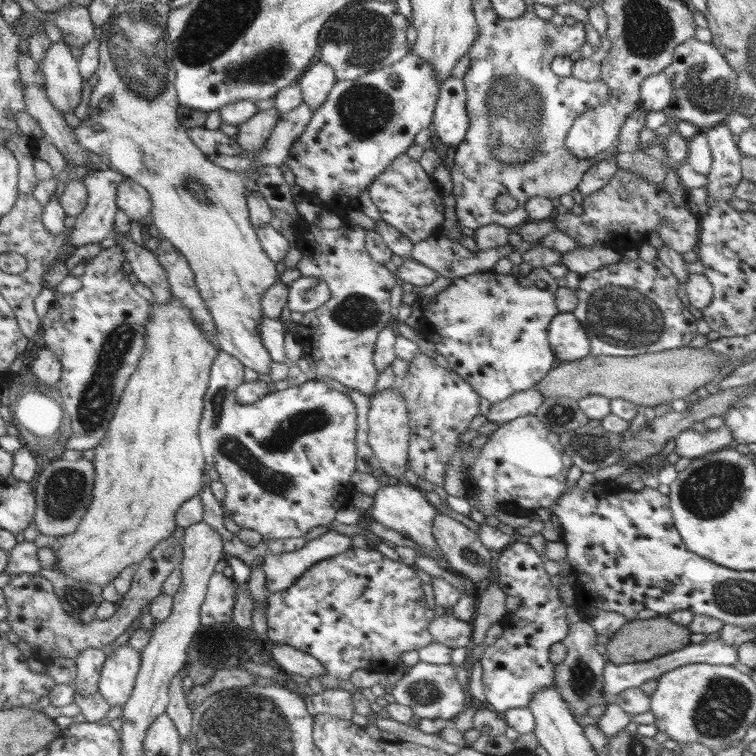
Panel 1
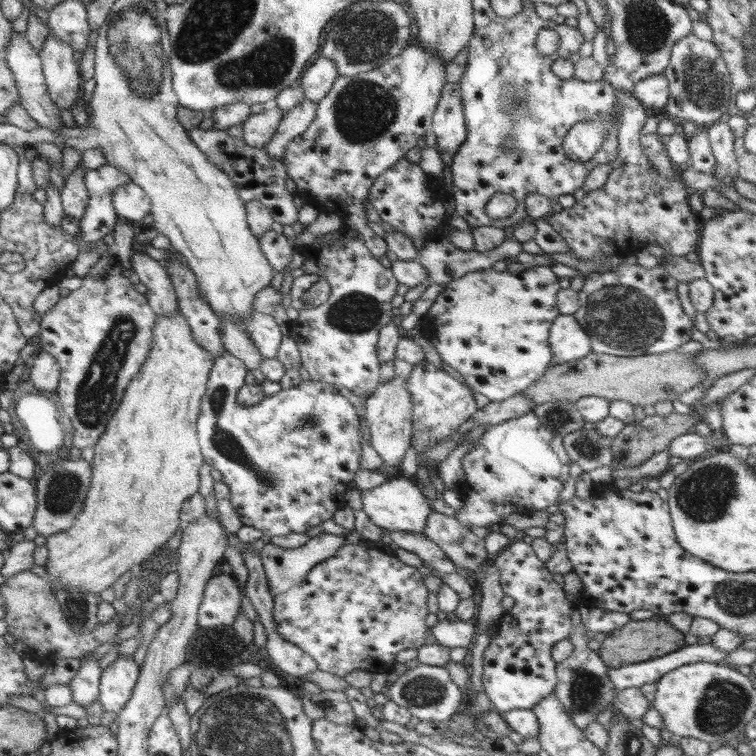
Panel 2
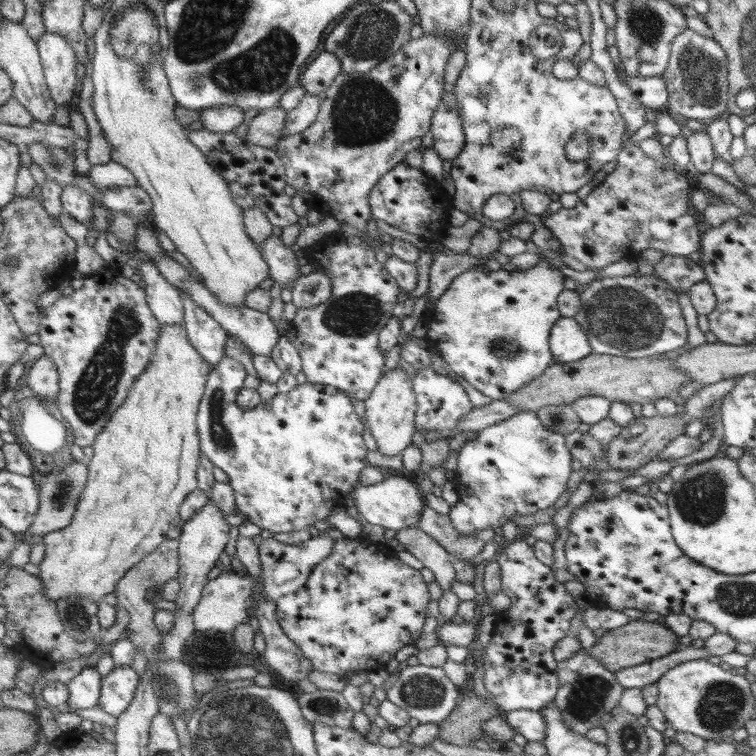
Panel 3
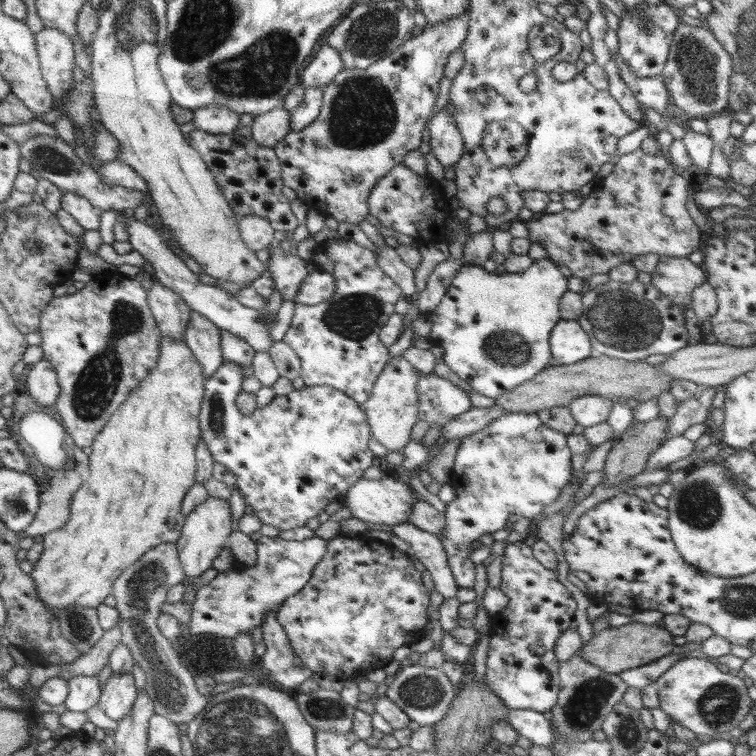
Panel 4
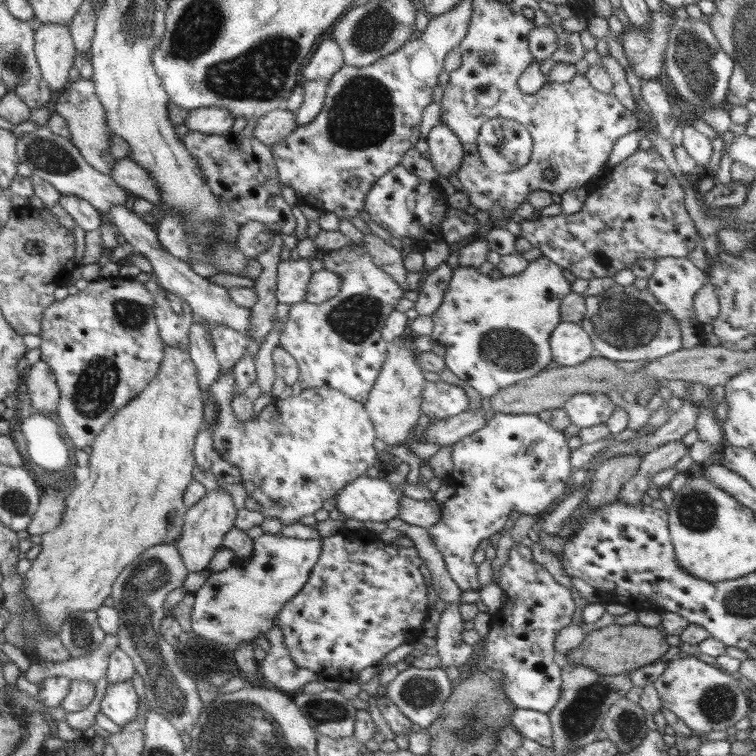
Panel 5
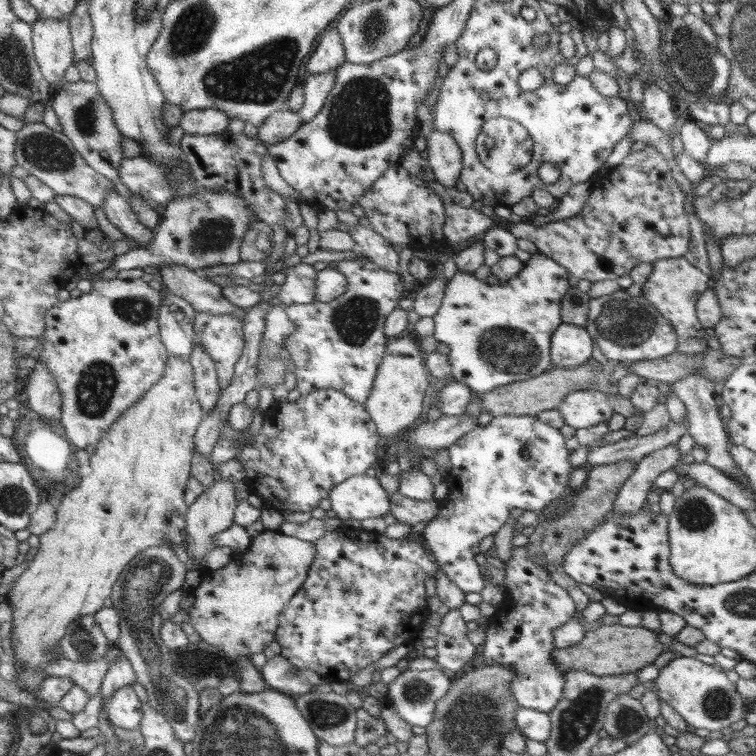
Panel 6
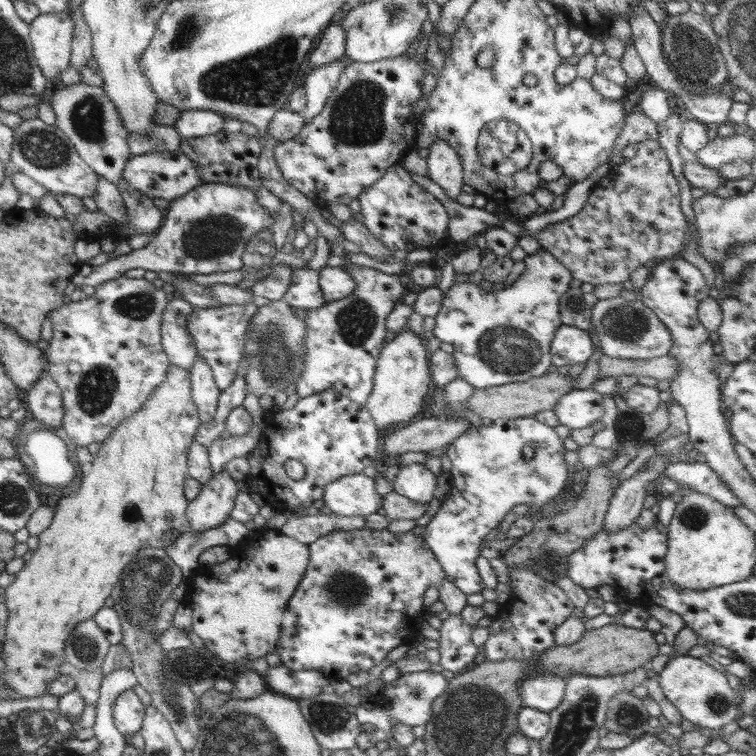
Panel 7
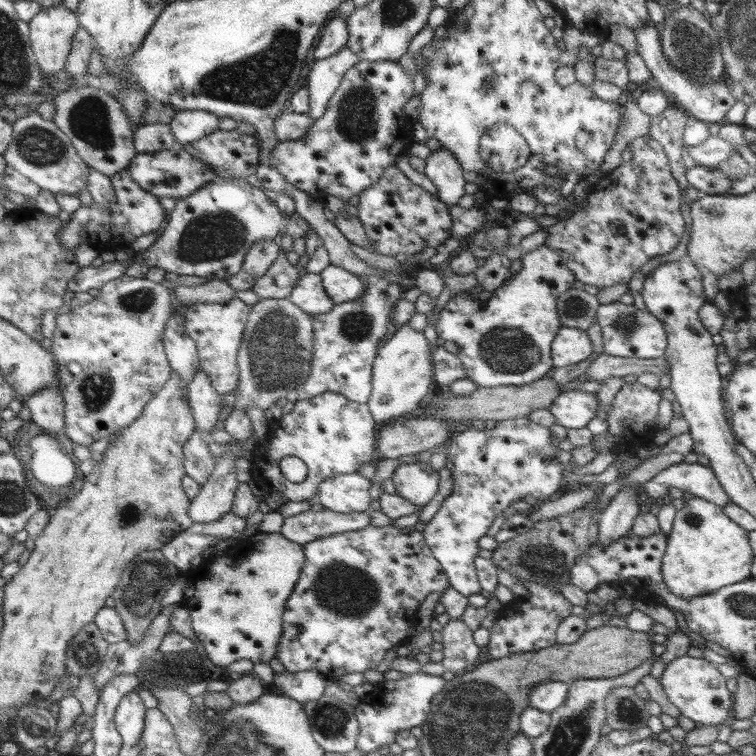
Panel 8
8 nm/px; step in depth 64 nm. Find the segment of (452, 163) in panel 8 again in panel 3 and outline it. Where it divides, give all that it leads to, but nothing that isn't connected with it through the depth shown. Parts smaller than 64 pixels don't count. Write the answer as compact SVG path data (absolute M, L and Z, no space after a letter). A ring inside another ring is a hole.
M454 90L443 92L443 100L434 111L429 132L434 137L431 148L443 161L450 162L462 152L465 144L464 128L460 120Z

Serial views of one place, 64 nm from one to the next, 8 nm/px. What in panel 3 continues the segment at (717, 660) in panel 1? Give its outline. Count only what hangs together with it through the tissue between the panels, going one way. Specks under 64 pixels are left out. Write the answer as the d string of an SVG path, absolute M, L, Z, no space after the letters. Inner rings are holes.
M692 645L680 647L660 658L620 669L614 675L620 684L624 685L624 688L642 689L644 686L655 684L666 671L678 666L678 663L688 662L692 659L706 659L707 656L710 656L710 652L703 647L696 648Z

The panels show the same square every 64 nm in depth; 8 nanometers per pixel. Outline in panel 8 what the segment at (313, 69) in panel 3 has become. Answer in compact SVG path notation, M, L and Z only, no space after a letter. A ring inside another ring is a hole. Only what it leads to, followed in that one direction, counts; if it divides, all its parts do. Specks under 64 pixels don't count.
M336 11L322 28L322 36L320 36L318 46L314 49L315 60L330 57L338 52L338 49L342 48L344 43L347 42L348 36L346 16Z

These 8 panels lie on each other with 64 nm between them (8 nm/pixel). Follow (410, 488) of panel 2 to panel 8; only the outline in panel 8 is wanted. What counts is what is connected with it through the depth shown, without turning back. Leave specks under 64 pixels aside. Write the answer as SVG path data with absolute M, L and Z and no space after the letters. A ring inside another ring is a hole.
M360 473L336 474L322 479L318 485L318 496L316 500L324 506L325 509L333 510L339 513L364 512L370 511L370 502L372 500L369 494L369 488L372 482L360 475Z

